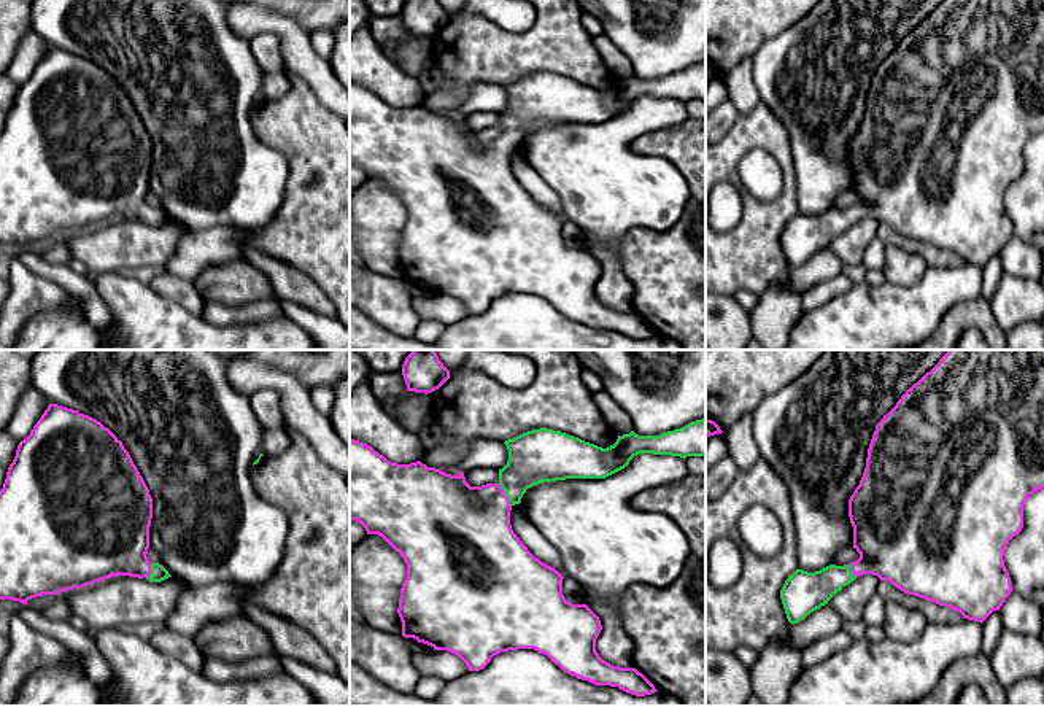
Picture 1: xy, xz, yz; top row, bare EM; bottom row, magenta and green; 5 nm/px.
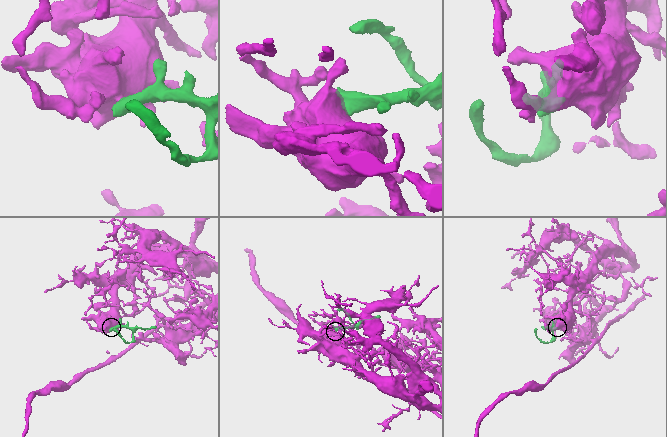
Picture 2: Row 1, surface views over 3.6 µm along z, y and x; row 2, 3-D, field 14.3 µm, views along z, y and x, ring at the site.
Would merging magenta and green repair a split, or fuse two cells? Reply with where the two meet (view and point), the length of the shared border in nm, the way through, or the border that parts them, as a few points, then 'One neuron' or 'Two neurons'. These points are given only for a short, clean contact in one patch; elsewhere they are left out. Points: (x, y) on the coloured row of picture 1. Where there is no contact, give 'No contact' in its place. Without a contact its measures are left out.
Touches magenta at xz (504, 495). Shared border 130 nm. Path across: xz (467, 528), (504, 495), (514, 479), (534, 457). One neuron

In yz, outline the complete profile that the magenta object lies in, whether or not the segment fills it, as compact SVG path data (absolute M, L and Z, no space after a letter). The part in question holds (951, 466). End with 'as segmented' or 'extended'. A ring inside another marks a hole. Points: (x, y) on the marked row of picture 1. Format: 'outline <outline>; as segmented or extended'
outline M949 350L876 425L863 477L849 499L853 549L860 553L860 558L844 566L829 564L815 572L796 569L788 576L780 590L780 599L788 622L793 625L804 620L810 612L828 604L837 592L856 577L872 574L880 580L888 580L907 595L950 607L960 612L963 619L982 623L993 611L1000 611L1014 590L1003 560L1004 550L1009 541L1023 528L1023 506L1028 496L1041 488L1044 488L1044 350Z; extended

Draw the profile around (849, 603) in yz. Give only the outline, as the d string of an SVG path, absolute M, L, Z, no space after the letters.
M863 574L841 592L833 595L828 604L847 622L860 622L863 619L868 601L877 595L880 579L872 574Z

